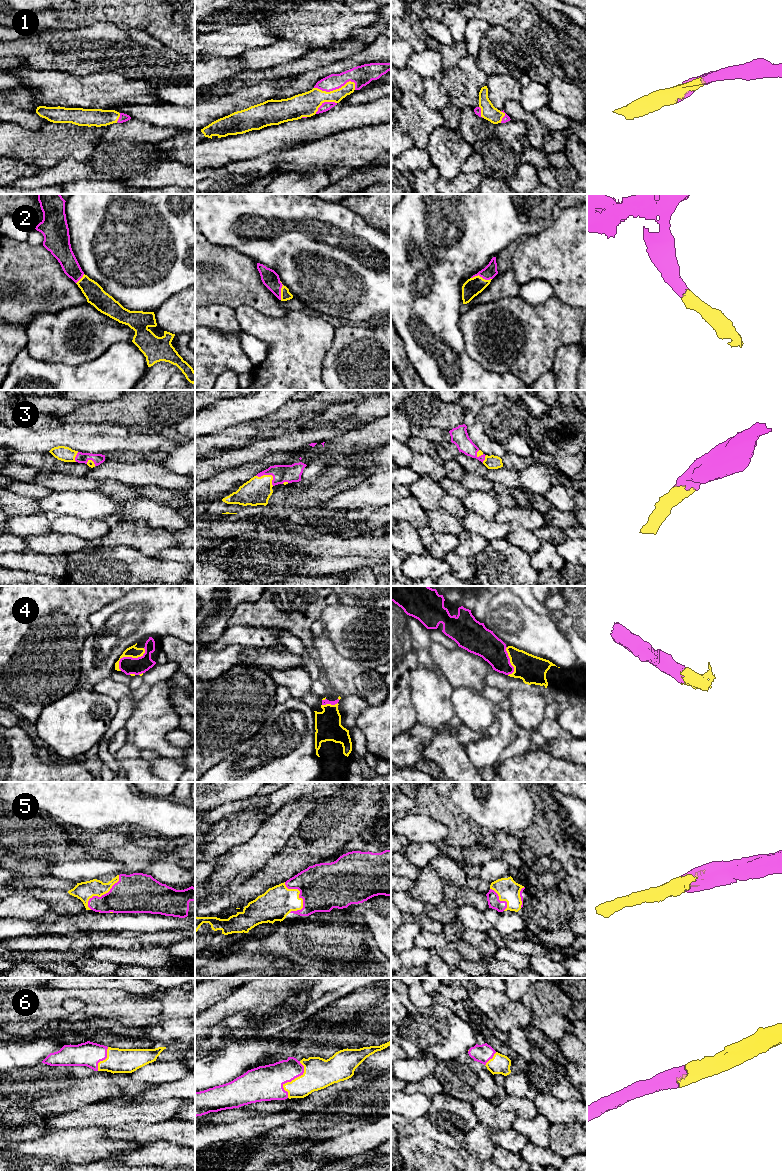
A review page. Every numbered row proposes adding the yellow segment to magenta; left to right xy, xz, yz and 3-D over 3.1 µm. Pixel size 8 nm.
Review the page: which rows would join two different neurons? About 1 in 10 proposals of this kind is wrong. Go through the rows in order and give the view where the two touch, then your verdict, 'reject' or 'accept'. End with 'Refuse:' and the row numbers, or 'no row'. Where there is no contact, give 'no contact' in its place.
1: meets magenta in xz; accept
2: meets magenta in yz; accept
3: meets magenta in xz; accept
4: meets magenta in xy; accept
5: meets magenta in xz; accept
6: meets magenta in xz; accept
Refuse: no row

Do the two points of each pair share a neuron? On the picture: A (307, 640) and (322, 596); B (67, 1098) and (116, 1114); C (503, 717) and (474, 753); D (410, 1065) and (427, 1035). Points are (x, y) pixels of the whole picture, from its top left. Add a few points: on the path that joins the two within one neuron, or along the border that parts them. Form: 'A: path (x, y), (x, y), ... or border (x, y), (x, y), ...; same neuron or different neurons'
A: path (306, 629), (308, 610), (311, 607); same neuron
B: border (103, 1099), (66, 1113); different neurons
C: path (504, 728), (504, 733), (485, 752); same neuron
D: border (424, 1054), (418, 1057), (408, 1057); different neurons

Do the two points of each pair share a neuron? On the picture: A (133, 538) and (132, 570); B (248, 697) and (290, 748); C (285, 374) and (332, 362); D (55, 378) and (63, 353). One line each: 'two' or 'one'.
A: two
B: two
C: two
D: two

